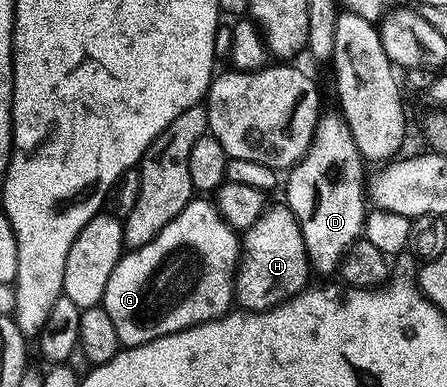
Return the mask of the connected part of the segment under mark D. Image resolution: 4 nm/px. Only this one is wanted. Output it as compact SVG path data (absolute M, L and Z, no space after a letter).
M321 112L320 122L316 125L316 138L307 156L287 174L288 177L288 202L287 208L296 217L300 225L302 239L306 243L306 255L311 272L332 273L341 268L342 262L347 257L349 250L361 240L364 231L364 218L366 208L366 162L361 157L358 147L354 143L354 135L350 127L344 122L339 112Z

